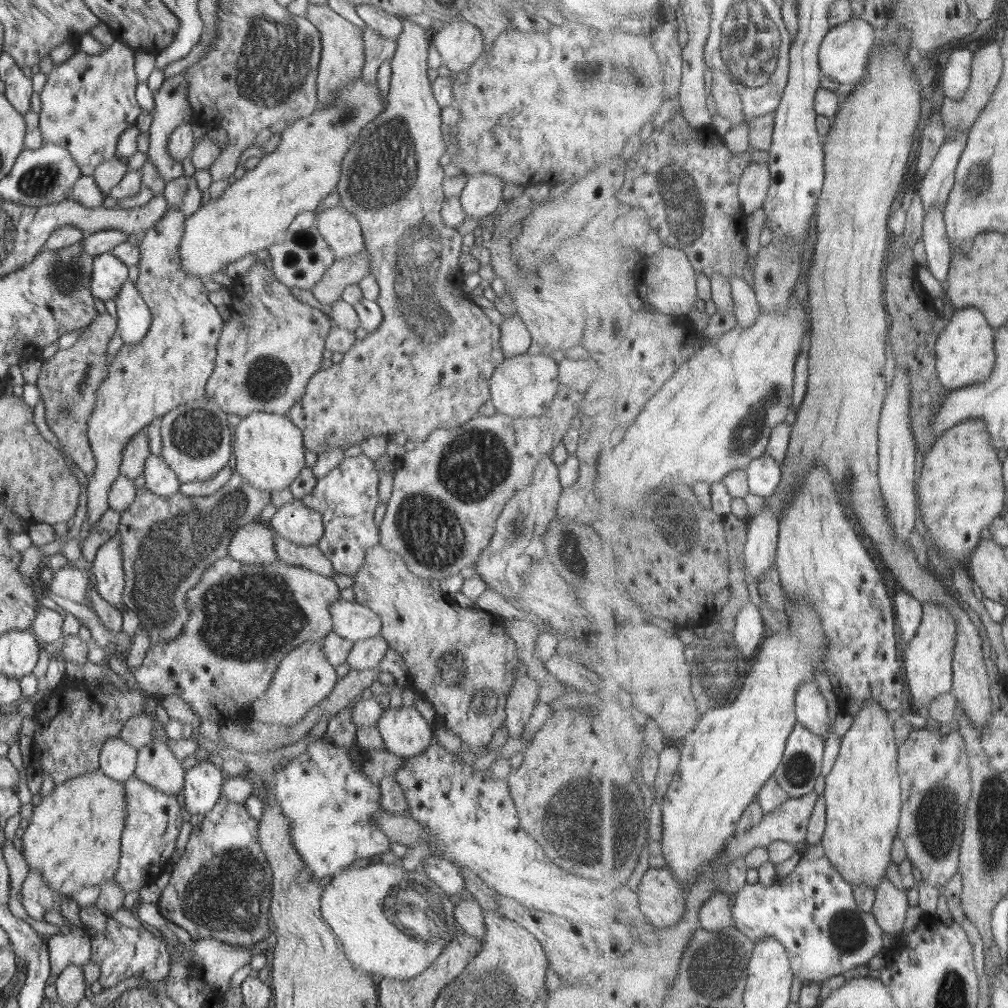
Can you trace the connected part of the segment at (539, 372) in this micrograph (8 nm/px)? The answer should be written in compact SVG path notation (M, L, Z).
M519 354L505 357L494 369L489 382L491 401L498 413L511 417L537 417L549 410L559 389L558 364L550 354Z

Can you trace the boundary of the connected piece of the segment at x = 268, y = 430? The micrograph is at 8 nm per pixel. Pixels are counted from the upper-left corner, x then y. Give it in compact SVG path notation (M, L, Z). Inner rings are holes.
M254 411L245 416L234 430L235 475L253 488L270 492L290 487L305 467L305 445L300 428L289 416Z

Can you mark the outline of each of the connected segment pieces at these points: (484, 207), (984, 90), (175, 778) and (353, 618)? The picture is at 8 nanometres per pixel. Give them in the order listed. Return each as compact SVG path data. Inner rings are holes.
M488 172L467 176L459 198L466 217L480 221L484 216L494 214L502 200L504 184L504 180Z
M988 44L981 49L975 51L976 61L974 61L974 82L971 90L961 100L955 100L947 95L943 99L941 106L942 116L946 122L946 130L948 130L947 139L952 139L958 129L969 131L974 128L975 123L980 119L984 110L988 108L992 102L995 92L998 90L1005 73L1005 58L1003 54L1003 46L1000 44Z
M154 738L137 750L134 777L160 792L172 796L182 792L185 774L182 760L176 758L165 742Z
M340 599L328 608L332 616L332 630L339 637L355 643L381 633L381 618L366 606Z

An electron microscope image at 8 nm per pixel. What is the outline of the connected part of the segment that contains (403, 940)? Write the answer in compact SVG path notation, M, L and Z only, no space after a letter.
M380 862L361 868L341 869L324 887L320 897L321 914L337 934L347 960L356 968L382 978L416 978L440 957L451 941L442 932L442 915L424 905L427 894L412 883L414 876L414 871L406 870L401 865Z

